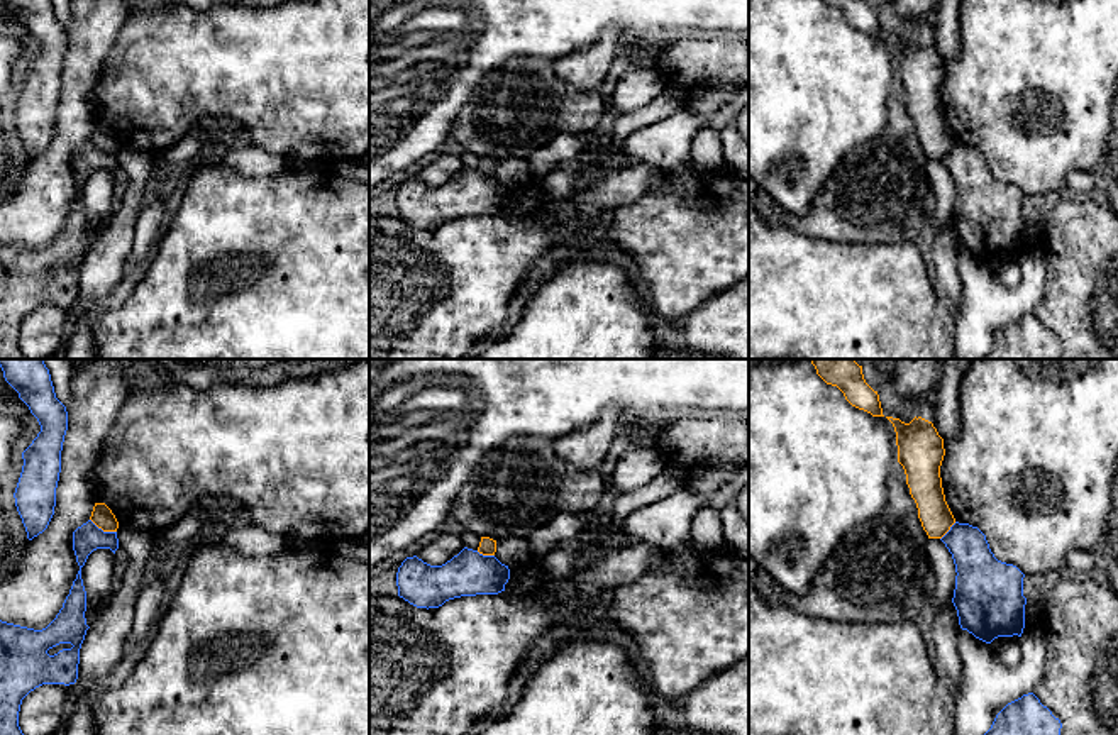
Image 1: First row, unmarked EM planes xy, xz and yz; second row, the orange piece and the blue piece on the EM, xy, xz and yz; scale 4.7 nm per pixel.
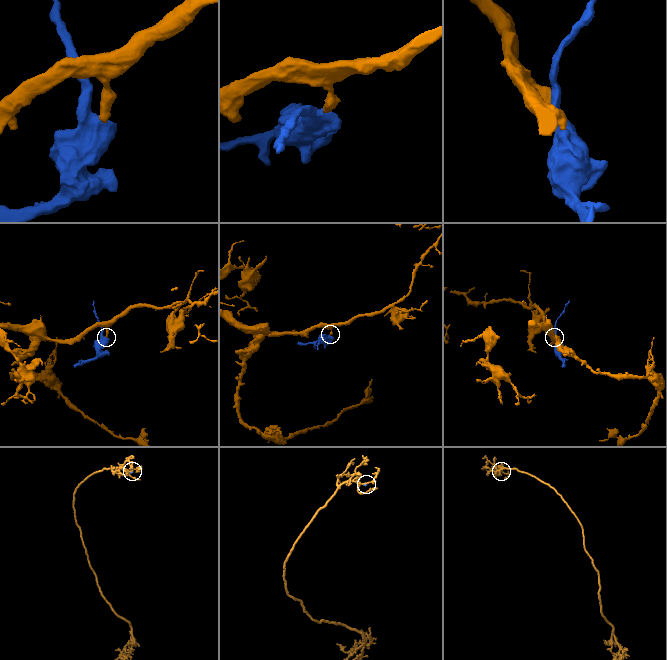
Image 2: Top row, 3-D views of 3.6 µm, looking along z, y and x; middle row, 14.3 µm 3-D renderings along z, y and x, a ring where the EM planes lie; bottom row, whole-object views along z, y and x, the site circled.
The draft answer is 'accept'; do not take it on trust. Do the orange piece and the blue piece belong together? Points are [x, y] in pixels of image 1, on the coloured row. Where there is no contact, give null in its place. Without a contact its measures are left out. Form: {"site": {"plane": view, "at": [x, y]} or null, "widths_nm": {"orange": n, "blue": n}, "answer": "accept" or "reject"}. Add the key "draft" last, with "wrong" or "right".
{"site": {"plane": "xy", "at": [104, 530]}, "widths_nm": {"orange": 100, "blue": 140}, "answer": "reject", "draft": "wrong"}

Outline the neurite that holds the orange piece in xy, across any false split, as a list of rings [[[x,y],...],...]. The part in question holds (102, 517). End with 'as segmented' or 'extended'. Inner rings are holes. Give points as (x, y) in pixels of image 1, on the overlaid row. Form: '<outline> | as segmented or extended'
[[[95,503],[90,520],[103,532],[117,532],[119,522],[105,503]]] | as segmented

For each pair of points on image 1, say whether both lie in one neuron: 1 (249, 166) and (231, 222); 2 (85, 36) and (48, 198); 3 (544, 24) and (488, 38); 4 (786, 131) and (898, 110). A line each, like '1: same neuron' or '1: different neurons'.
1: different neurons
2: same neuron
3: same neuron
4: different neurons

